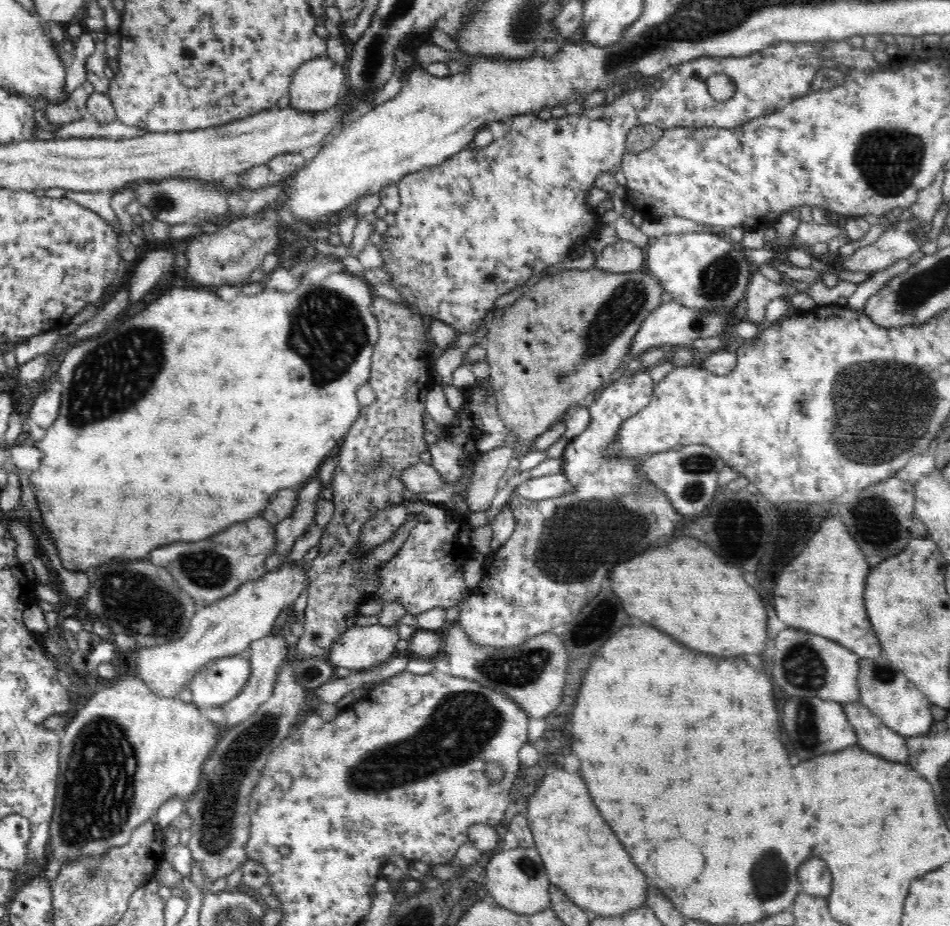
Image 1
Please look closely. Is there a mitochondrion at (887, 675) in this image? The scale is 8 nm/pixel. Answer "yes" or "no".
yes

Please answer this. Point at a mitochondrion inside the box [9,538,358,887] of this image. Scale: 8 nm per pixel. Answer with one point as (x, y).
(101, 778)

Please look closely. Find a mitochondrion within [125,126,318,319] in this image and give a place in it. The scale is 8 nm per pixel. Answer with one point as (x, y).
(161, 201)

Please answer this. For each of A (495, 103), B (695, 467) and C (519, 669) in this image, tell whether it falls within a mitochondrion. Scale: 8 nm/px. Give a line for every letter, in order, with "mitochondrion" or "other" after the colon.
A: other
B: mitochondrion
C: mitochondrion

